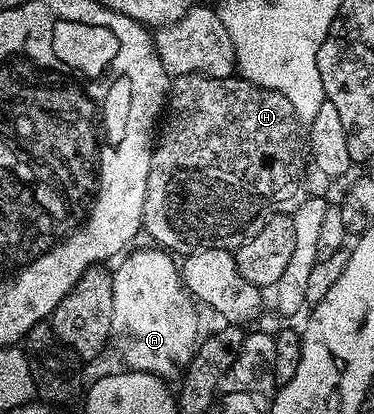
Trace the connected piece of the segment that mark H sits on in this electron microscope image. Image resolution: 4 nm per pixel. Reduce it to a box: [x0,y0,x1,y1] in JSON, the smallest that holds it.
[143,73,309,257]

